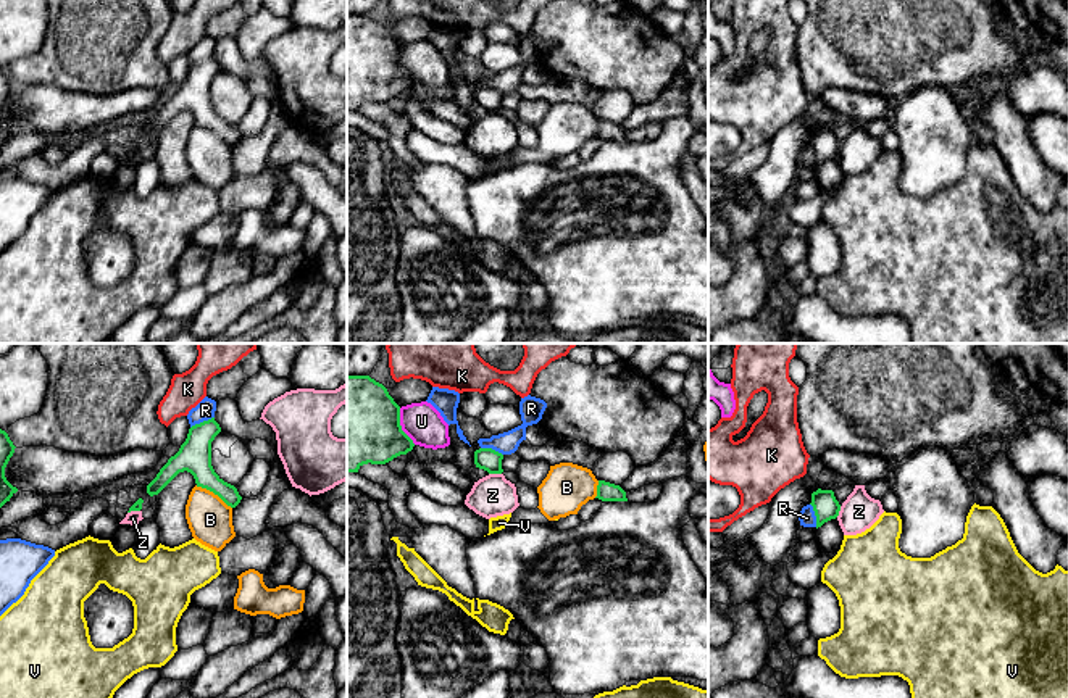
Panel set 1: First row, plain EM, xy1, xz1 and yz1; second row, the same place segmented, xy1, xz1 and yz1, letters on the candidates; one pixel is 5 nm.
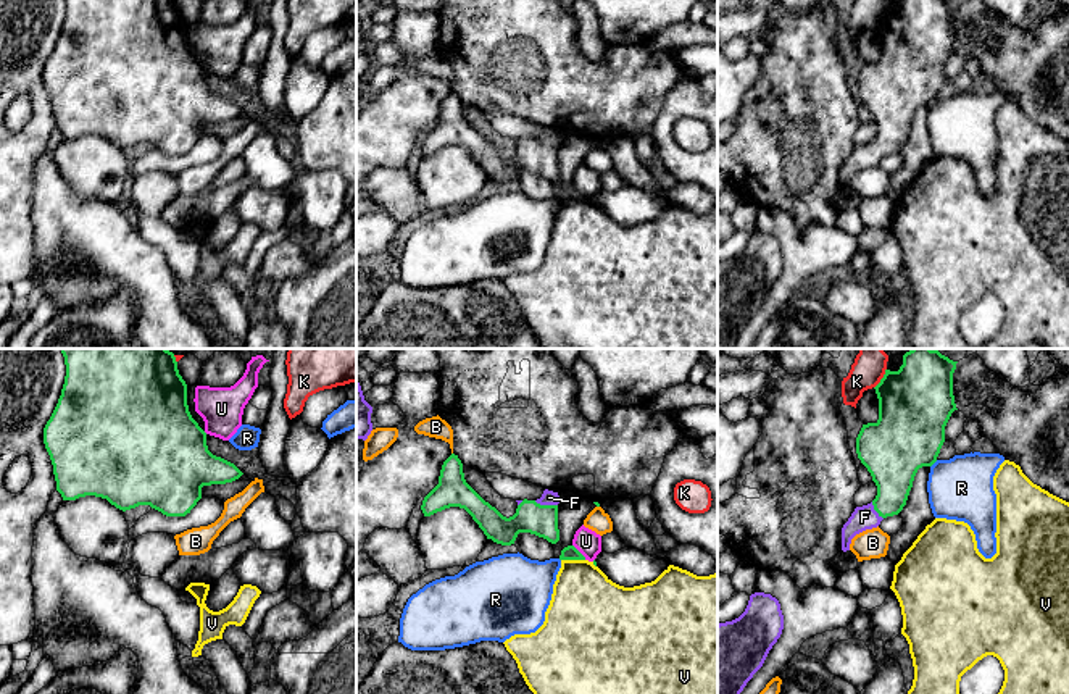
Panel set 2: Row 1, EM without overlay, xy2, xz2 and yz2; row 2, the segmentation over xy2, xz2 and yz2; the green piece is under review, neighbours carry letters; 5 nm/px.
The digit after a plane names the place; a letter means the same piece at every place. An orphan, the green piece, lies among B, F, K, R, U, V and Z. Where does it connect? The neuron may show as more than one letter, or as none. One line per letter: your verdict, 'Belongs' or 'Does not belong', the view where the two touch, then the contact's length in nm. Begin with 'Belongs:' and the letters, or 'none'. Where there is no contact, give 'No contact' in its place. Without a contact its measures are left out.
Belongs: F
B: Does not belong. Touches green in xy1. Shared border 220 nm
F: Belongs. Touches green in xz2. Shared border 120 nm
K: Does not belong. Touches green in yz2. Shared border 120 nm
R: Does not belong. Touches green in xy1. Shared border 130 nm
U: Does not belong. Touches green in xz1. Shared border 200 nm
V: Does not belong. Touches green in xz2. Shared border 120 nm
Z: Does not belong. Touches green in xz1. Shared border 60 nm

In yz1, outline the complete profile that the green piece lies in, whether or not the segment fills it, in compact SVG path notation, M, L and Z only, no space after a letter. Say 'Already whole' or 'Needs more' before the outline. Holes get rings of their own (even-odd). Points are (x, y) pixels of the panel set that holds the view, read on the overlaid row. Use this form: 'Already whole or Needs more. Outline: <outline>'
Already whole. Outline: M821 490L811 493L811 503L815 516L816 516L816 529L824 522L836 519L841 511L841 505L834 496L832 490Z

